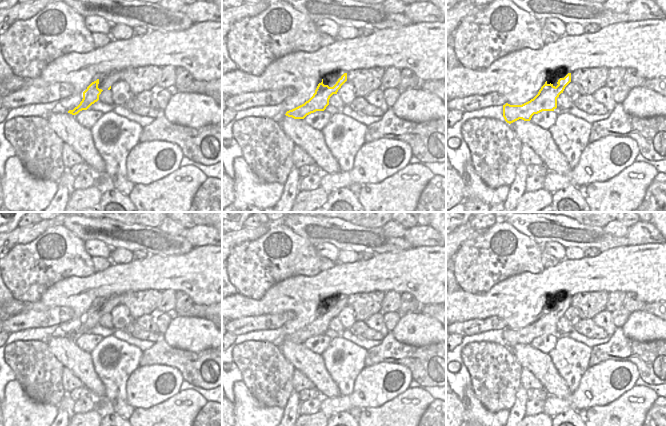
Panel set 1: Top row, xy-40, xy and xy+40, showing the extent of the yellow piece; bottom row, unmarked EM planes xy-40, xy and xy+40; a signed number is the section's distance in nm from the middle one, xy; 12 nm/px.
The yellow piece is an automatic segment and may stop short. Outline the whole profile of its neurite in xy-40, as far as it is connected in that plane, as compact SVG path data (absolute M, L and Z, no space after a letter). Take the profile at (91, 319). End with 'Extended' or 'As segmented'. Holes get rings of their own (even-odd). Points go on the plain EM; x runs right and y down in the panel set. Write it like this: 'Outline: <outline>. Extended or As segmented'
Outline: M118 294L99 301L83 316L83 323L80 328L73 334L69 334L68 337L76 339L82 334L87 334L92 328L99 324L99 319L103 314L110 314L114 307L123 305L124 300L124 296L122 294Z. Extended.

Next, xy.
Outline: M339 295L323 301L318 308L313 320L304 328L286 336L286 340L294 343L304 343L307 339L316 335L324 335L329 329L329 323L337 318L341 310L347 305L347 297Z. Extended.

